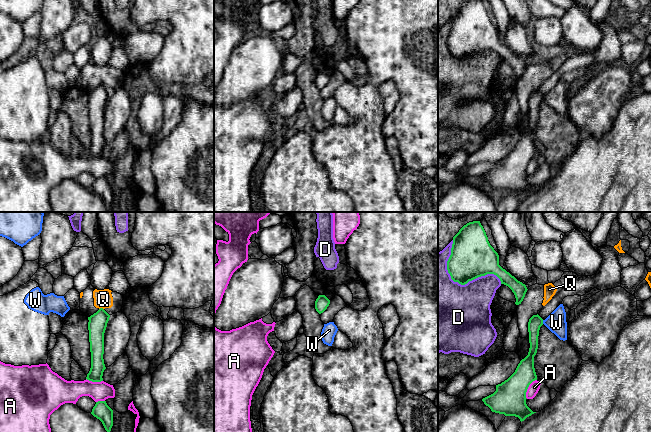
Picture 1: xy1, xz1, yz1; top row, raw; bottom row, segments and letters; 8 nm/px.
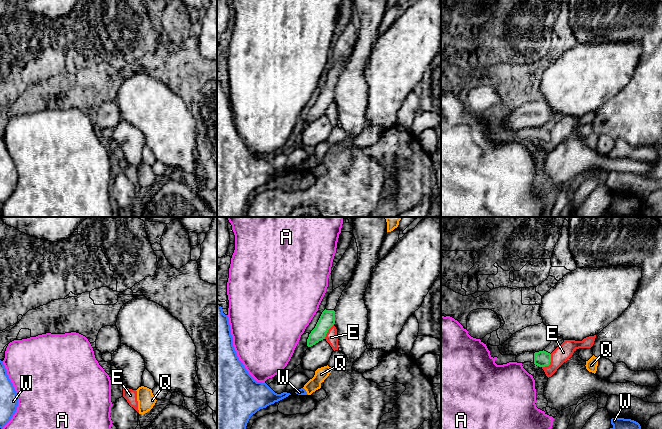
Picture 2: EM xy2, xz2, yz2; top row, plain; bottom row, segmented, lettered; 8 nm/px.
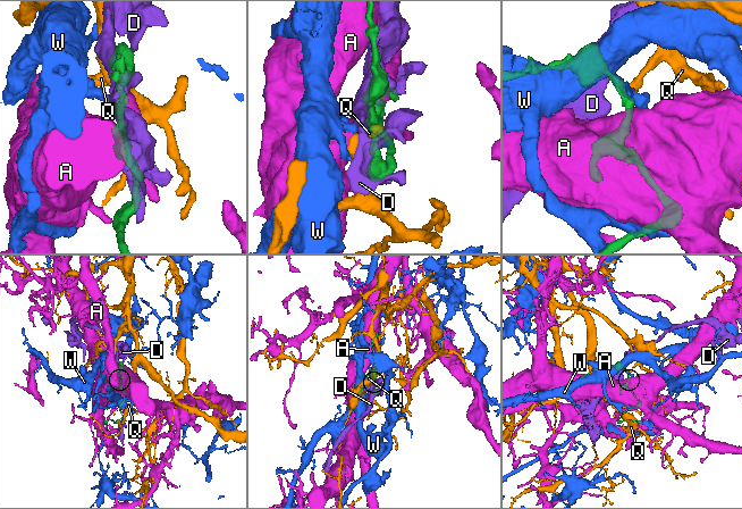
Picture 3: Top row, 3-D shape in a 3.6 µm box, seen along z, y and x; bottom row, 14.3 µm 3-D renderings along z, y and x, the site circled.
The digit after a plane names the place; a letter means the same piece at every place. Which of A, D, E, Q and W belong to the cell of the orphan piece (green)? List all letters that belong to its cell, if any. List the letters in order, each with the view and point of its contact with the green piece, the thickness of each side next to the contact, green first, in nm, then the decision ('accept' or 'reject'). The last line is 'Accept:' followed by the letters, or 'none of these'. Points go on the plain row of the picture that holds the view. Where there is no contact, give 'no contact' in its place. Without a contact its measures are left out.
A: yz1 (527, 164) | 260/90 nm | reject
D: yz1 (458, 58) | 340/480 nm | reject
E: yz2 (549, 139) | 130/140 nm | reject
Q: xy1 (101, 84) | 150/140 nm | reject
W: yz1 (542, 98) | 110/160 nm | reject
Accept: none of these

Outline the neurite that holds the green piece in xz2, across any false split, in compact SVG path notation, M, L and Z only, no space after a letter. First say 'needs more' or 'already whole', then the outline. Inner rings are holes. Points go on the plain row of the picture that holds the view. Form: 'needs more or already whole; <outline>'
needs more; M343 59L340 63L334 65L333 68L329 70L326 84L322 88L315 104L311 107L307 115L308 123L311 123L325 115L328 106L335 100L334 86L346 62L347 61Z

